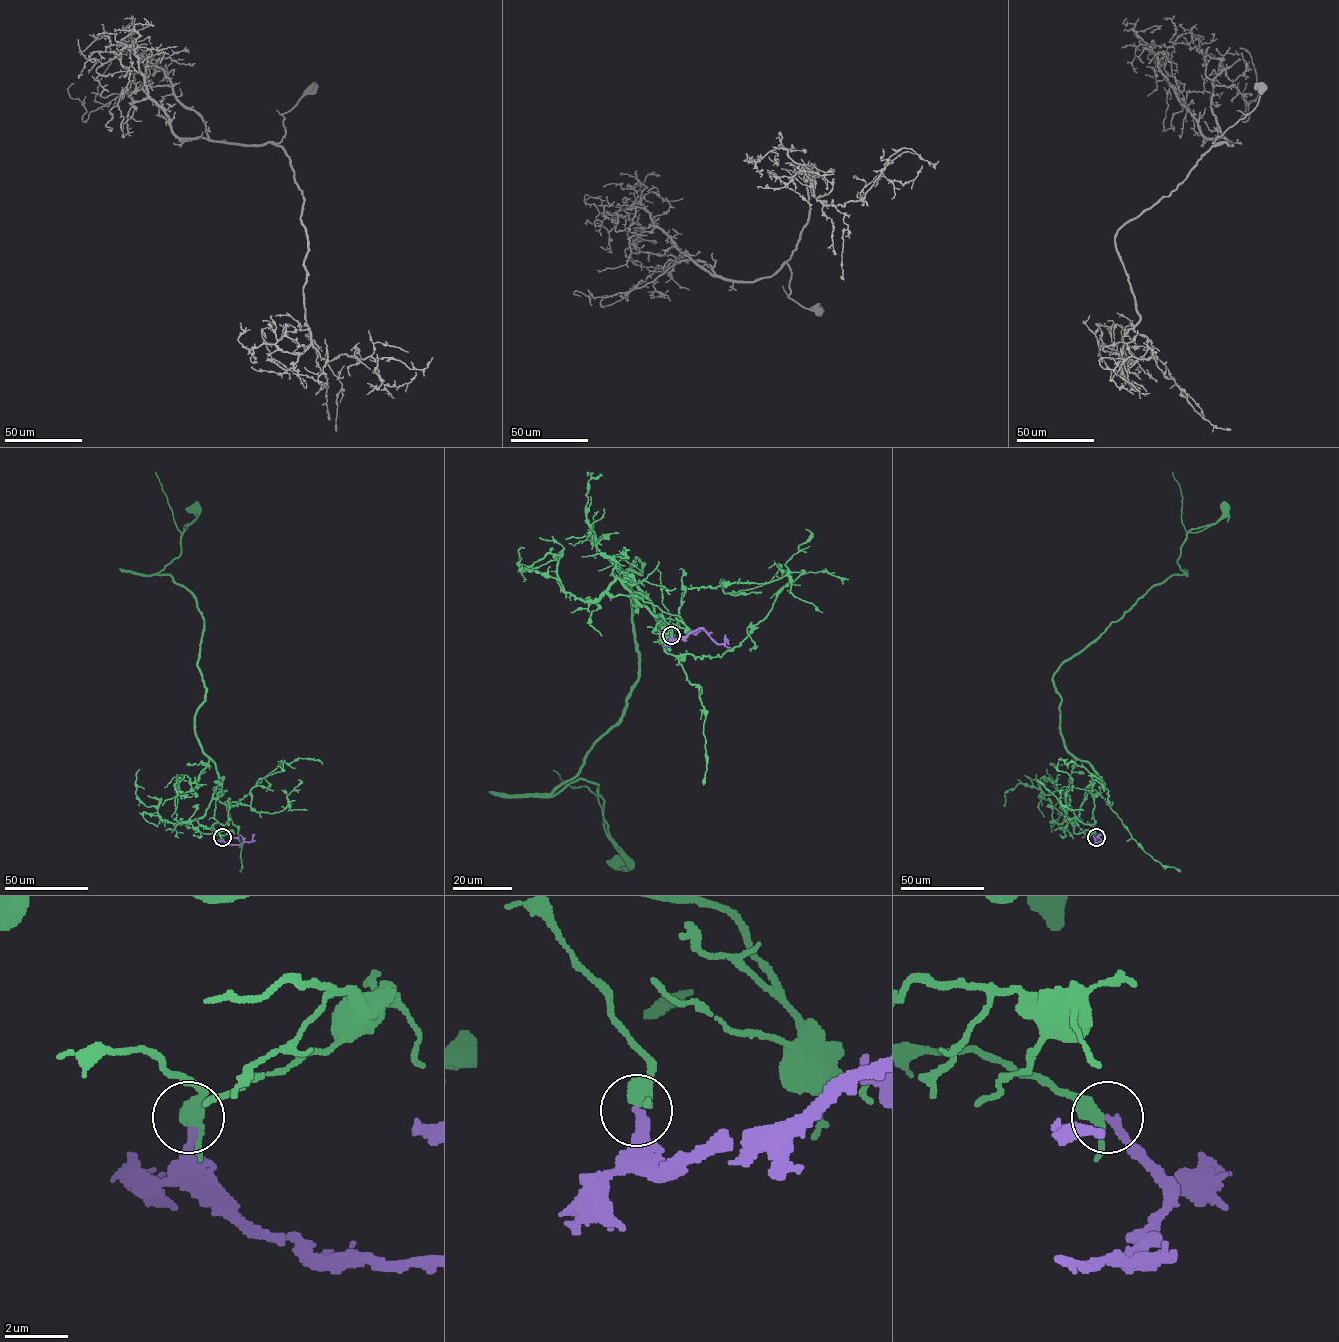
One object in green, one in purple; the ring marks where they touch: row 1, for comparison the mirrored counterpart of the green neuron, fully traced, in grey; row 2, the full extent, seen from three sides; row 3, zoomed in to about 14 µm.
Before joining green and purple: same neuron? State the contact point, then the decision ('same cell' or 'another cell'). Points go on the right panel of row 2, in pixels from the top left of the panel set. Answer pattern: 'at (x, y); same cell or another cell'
at (1096, 837); another cell

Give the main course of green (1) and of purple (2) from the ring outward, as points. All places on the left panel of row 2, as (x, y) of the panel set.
1: (222, 837), (185, 824), (223, 779), (196, 733), (204, 618), (183, 586), (155, 574), (180, 554), (195, 508)
2: (222, 837), (227, 843), (239, 844), (250, 841), (254, 834)

